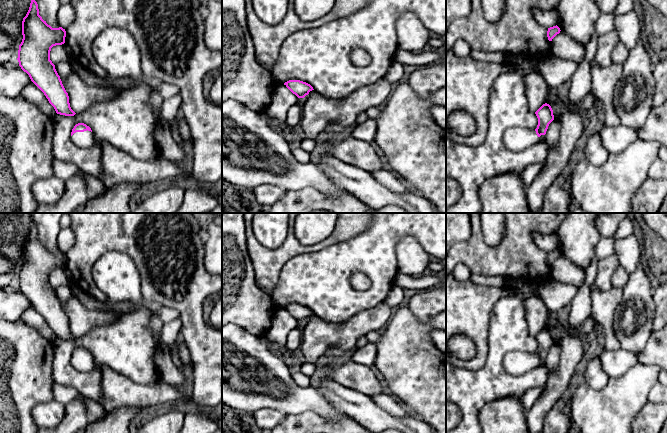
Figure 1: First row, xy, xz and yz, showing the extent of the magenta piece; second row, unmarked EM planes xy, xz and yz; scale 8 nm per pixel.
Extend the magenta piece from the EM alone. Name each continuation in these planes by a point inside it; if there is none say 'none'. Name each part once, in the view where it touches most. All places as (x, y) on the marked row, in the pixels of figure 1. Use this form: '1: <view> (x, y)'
1: xy (85, 139)

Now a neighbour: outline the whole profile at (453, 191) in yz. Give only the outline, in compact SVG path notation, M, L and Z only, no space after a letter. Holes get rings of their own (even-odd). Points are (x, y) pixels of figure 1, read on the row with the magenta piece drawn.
M446 177L446 208L454 205L460 196L460 185L454 179Z

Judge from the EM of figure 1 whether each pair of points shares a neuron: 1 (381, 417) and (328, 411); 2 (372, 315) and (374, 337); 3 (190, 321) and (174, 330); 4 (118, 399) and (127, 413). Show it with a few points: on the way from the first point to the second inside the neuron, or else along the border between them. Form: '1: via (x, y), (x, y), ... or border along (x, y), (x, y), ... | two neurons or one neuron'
1: border along (326, 398), (346, 415) | two neurons
2: border along (380, 330), (374, 330), (365, 335) | two neurons
3: border along (180, 319), (182, 321), (181, 333) | two neurons
4: border along (141, 407), (119, 407), (107, 412) | two neurons

